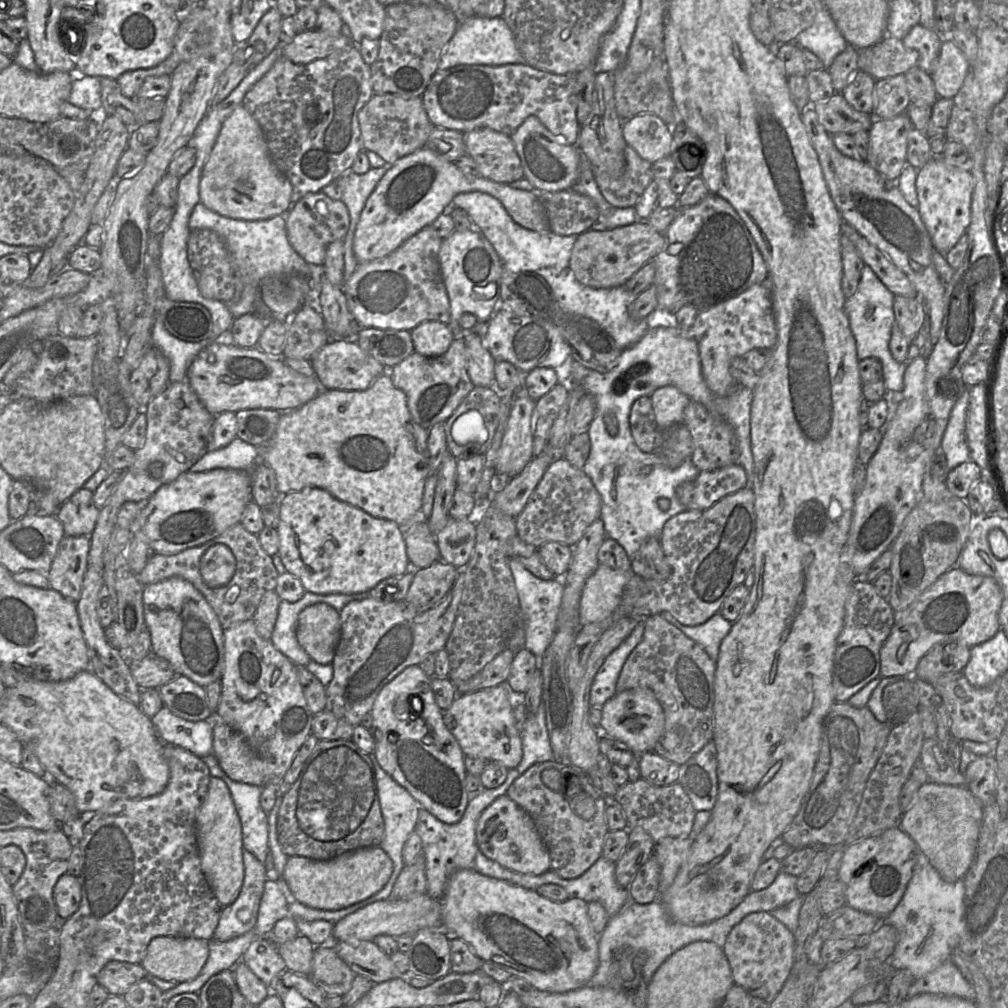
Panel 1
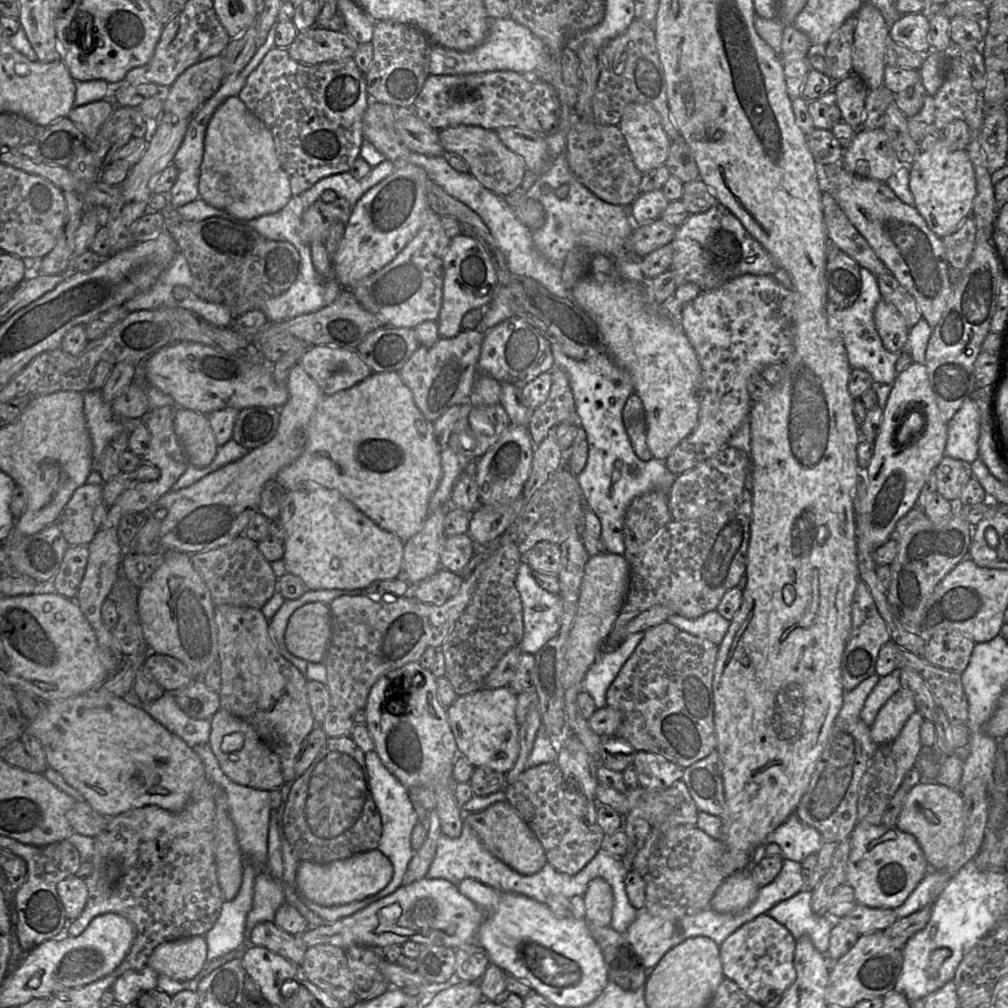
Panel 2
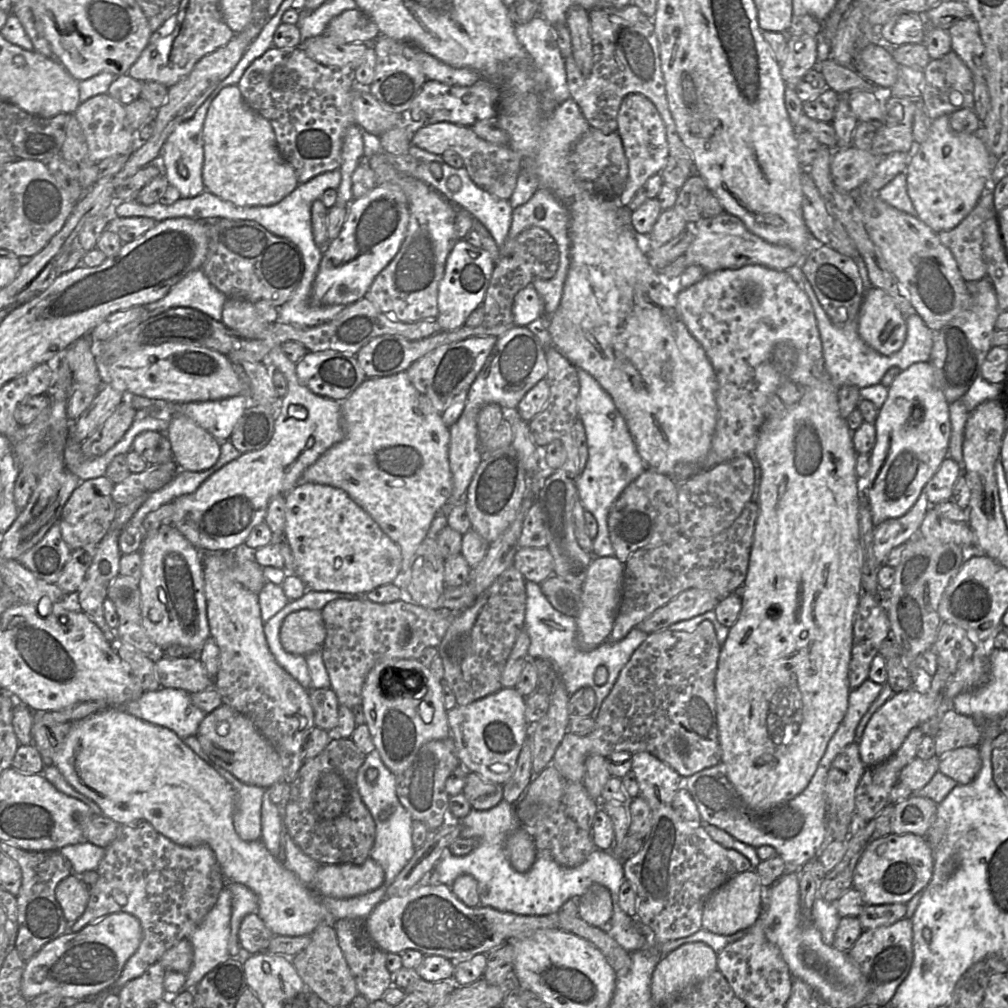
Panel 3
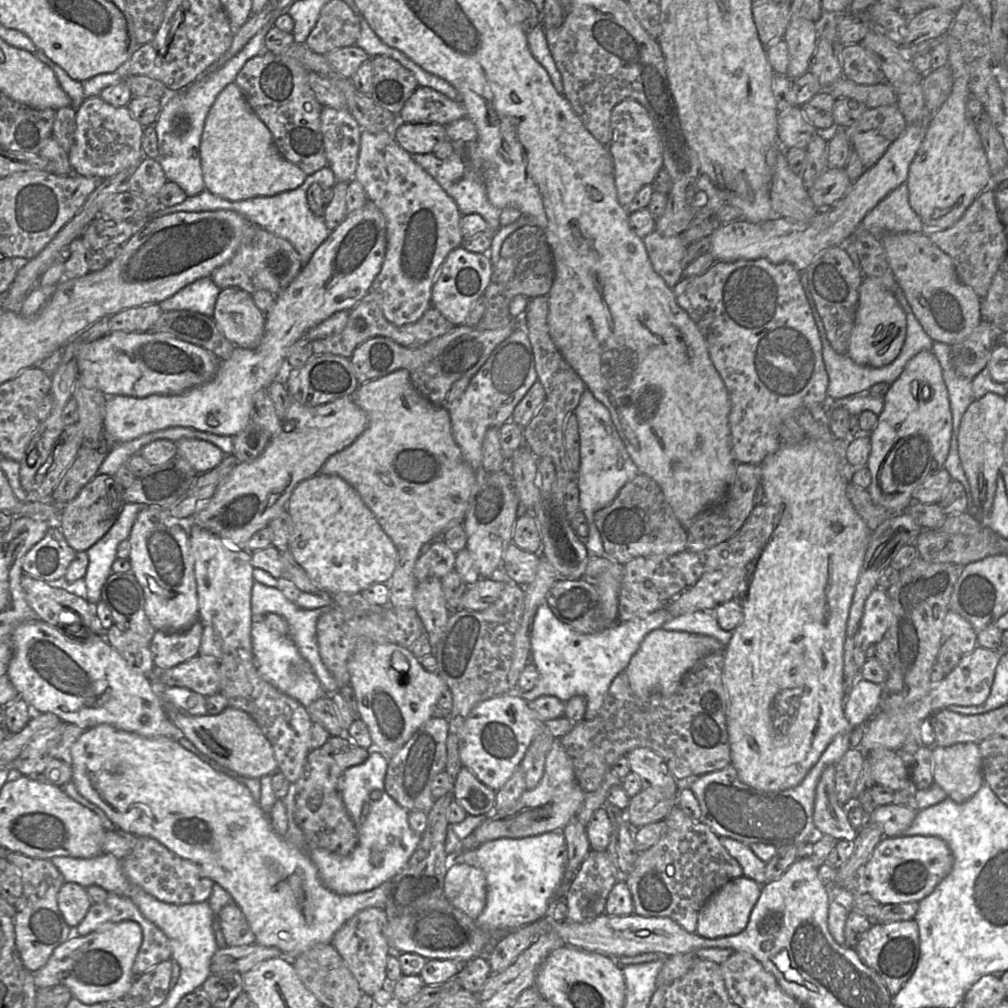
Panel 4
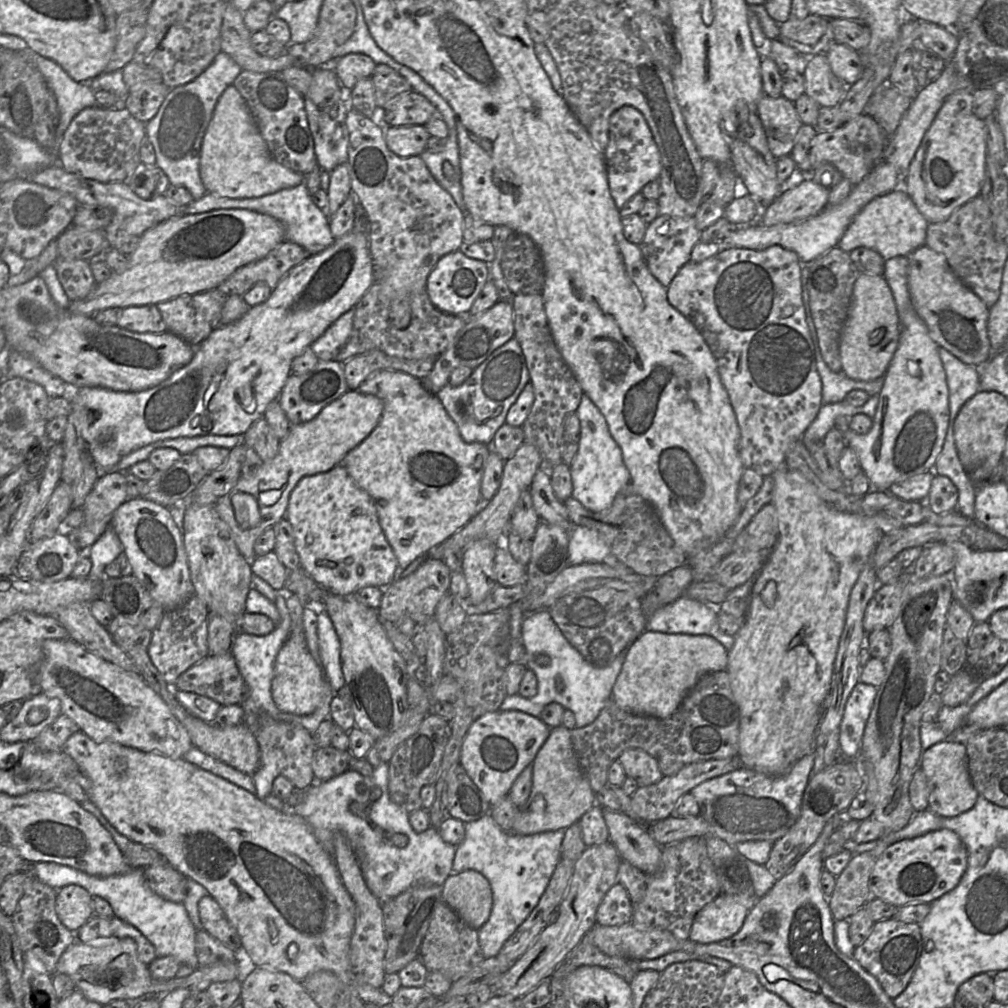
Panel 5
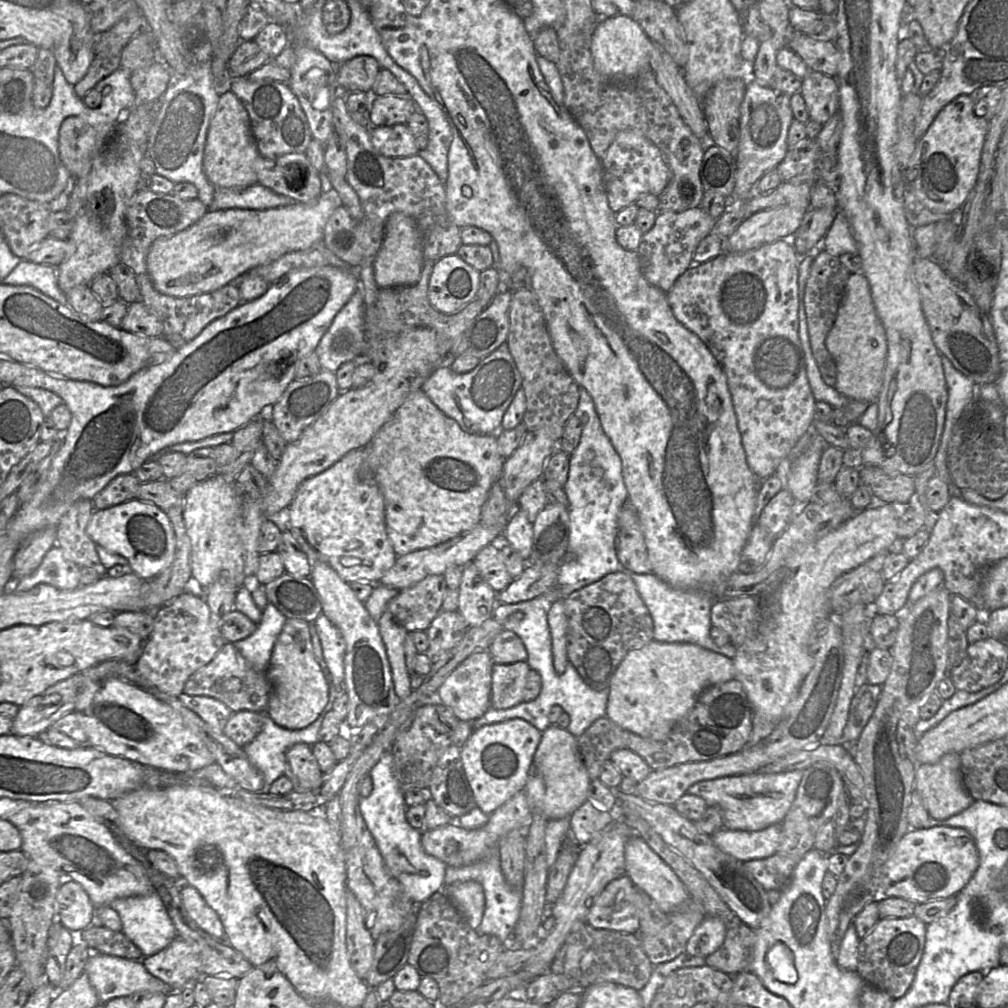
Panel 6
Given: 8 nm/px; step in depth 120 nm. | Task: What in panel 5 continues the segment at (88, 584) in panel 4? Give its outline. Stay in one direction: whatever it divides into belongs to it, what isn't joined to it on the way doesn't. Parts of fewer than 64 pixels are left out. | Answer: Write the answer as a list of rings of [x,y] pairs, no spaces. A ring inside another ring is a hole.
[[[109,526],[85,552],[92,563],[88,579],[94,582],[102,582],[106,578],[105,567],[114,562],[122,552],[122,543],[114,529]]]

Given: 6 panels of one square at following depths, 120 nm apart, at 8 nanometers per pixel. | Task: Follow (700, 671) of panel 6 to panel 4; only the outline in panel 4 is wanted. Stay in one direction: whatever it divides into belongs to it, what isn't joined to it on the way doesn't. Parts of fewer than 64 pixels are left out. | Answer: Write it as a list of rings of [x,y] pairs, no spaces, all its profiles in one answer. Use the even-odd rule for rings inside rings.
[[[658,628],[648,633],[624,670],[635,696],[648,698],[653,694],[672,694],[683,676],[701,658],[717,652],[724,652],[725,646],[708,635]]]

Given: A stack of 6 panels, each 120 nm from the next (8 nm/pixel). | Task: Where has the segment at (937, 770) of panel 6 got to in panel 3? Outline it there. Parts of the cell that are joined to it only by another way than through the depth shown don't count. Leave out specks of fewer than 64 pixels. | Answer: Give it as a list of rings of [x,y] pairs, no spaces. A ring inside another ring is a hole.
[[[977,746],[960,747],[947,751],[938,757],[938,771],[961,785],[972,782],[982,765]]]

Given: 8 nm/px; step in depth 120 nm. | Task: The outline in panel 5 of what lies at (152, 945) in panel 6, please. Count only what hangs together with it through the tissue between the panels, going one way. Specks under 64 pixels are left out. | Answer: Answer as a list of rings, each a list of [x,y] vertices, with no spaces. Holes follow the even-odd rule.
[[[39,862],[30,868],[31,873],[41,882],[56,890],[75,884],[86,889],[92,897],[103,898],[111,905],[116,917],[137,928],[153,944],[157,957],[174,956],[182,964],[198,968],[195,950],[197,929],[191,922],[186,908],[183,903],[171,902],[155,894],[144,878],[143,869],[131,867],[123,874],[100,877],[54,862]]]

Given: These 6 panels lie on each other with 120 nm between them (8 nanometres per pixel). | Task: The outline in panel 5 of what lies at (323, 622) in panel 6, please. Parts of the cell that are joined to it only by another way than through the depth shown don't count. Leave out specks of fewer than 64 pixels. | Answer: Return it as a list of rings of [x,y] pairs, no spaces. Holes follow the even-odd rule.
[[[322,607],[318,609],[317,633],[319,653],[326,671],[326,680],[337,695],[336,692],[345,685],[341,643],[328,613]]]

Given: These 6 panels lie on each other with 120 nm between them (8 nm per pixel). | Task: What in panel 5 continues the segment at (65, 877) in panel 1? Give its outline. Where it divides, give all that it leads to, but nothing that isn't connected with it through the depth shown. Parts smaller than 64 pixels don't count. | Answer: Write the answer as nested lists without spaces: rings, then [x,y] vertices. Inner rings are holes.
[[[66,885],[57,890],[55,909],[61,923],[75,933],[93,915],[93,897],[83,887]]]

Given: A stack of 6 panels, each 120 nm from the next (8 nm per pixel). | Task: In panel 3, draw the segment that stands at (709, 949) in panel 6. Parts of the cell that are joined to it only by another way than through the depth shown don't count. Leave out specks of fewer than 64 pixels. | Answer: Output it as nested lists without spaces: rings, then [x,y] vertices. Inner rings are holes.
[[[755,869],[732,877],[707,898],[703,907],[702,928],[719,935],[732,935],[751,927],[760,915],[764,889]]]

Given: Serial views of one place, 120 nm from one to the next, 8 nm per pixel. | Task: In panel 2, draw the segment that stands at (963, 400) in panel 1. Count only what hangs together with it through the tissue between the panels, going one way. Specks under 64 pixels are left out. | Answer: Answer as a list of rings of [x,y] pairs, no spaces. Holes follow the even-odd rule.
[[[968,397],[948,422],[948,438],[944,455],[973,463],[978,455],[980,414],[976,402]]]

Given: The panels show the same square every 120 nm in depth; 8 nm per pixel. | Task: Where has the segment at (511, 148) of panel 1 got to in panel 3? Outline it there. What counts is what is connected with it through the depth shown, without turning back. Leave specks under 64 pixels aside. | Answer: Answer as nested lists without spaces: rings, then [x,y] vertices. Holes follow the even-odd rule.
[[[438,122],[435,124],[417,127],[412,135],[411,145],[433,154],[442,155],[445,151],[454,151],[461,156],[464,166],[471,180],[481,189],[504,200],[509,200],[517,185],[517,179],[523,169],[523,161],[508,145],[498,145],[487,142],[478,137],[471,127],[459,126],[450,122]]]

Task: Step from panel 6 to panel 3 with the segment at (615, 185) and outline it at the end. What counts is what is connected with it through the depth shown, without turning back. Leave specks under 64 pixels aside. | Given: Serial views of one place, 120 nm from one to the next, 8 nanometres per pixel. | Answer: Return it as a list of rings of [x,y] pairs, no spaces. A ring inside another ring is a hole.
[[[628,94],[621,102],[617,115],[617,132],[621,137],[629,168],[627,184],[618,202],[627,206],[646,181],[661,172],[669,157],[669,147],[665,126],[657,108],[641,94]]]

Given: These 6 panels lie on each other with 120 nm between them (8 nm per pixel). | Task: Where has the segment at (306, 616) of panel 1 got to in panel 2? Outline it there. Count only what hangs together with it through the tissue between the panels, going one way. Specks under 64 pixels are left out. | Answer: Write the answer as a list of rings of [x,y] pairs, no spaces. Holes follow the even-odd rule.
[[[322,602],[306,603],[291,615],[285,631],[287,650],[307,662],[323,662],[331,641],[331,612]]]

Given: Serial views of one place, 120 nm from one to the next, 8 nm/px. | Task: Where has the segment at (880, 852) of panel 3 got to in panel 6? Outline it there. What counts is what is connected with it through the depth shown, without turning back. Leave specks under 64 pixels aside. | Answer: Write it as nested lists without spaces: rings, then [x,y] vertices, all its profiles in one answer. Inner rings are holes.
[[[935,826],[909,829],[882,868],[880,897],[903,898],[914,904],[956,896],[979,865],[974,838],[963,828]]]

